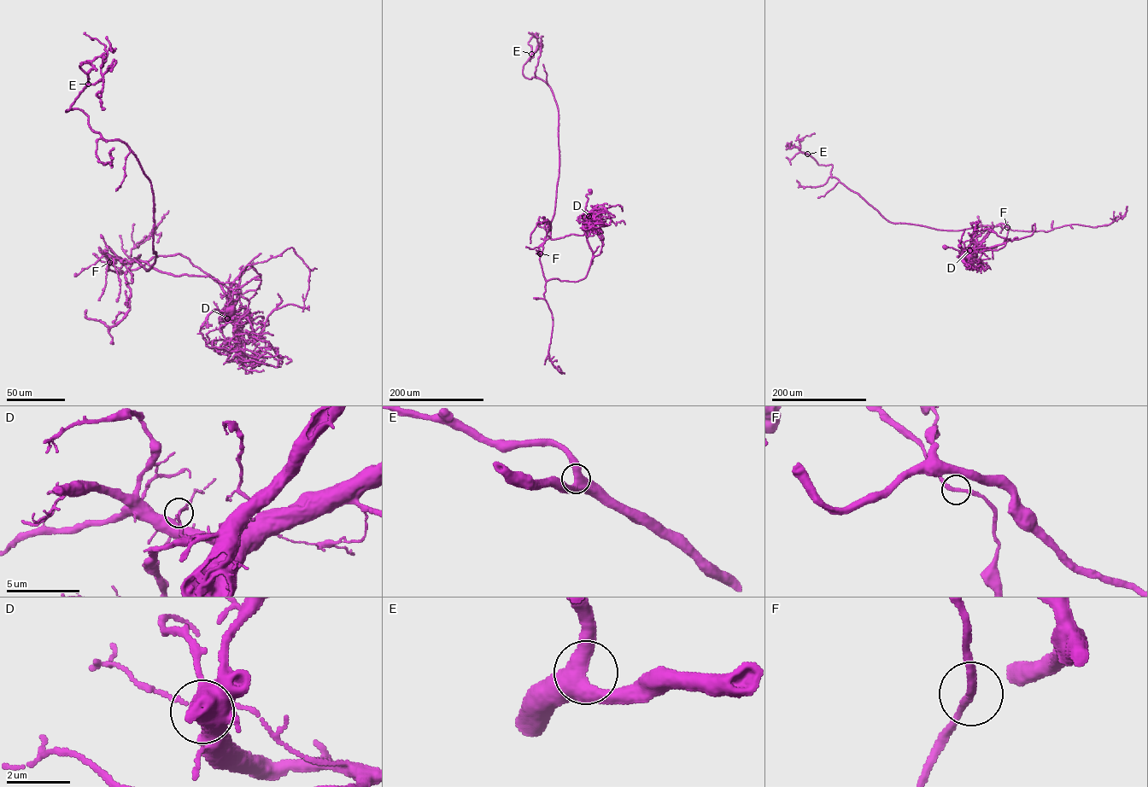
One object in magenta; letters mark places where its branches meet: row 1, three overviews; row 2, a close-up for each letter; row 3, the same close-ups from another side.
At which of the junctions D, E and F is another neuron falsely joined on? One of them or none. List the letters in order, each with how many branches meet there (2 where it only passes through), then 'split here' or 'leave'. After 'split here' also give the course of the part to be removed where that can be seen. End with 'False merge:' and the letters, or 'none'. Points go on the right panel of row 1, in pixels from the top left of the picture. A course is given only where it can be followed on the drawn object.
D: 3 | split here | (969, 250), (978, 243), (988, 247), (1030, 236), (1034, 224), (1033, 230), (1045, 232), (1109, 224), (1127, 206)
E: 3 | leave
F: 2 | leave
False merge: D

